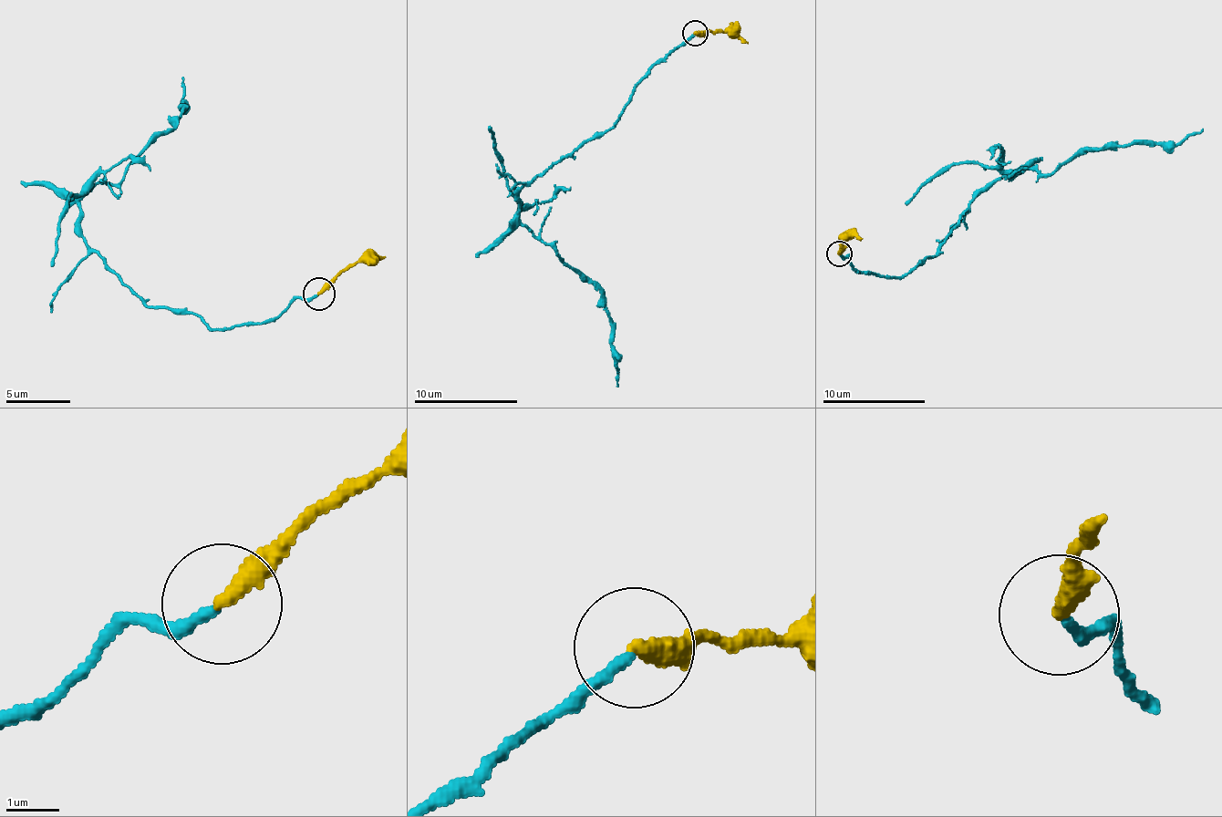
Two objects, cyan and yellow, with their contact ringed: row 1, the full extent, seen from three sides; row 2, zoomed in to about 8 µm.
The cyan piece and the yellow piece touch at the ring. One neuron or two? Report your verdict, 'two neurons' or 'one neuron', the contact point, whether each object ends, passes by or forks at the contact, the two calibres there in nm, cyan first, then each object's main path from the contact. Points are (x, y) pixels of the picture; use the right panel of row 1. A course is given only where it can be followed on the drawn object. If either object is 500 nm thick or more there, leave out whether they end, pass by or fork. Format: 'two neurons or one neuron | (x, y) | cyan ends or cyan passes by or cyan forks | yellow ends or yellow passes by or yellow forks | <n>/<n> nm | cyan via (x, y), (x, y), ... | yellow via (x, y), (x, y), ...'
one neuron | (839, 253) | cyan ends | yellow ends | 200/360 nm | cyan via (840, 255), (860, 272), (899, 277), (1008, 176), (1048, 175), (1102, 148), (1181, 144), (1202, 129) | yellow via (840, 253), (845, 238), (862, 240)

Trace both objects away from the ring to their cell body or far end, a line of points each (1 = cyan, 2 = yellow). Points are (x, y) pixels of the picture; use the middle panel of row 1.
1: (696, 34), (655, 65), (606, 130), (521, 190), (517, 219), (600, 293), (600, 305), (612, 327), (618, 385)
2: (696, 33), (737, 33), (747, 43)

